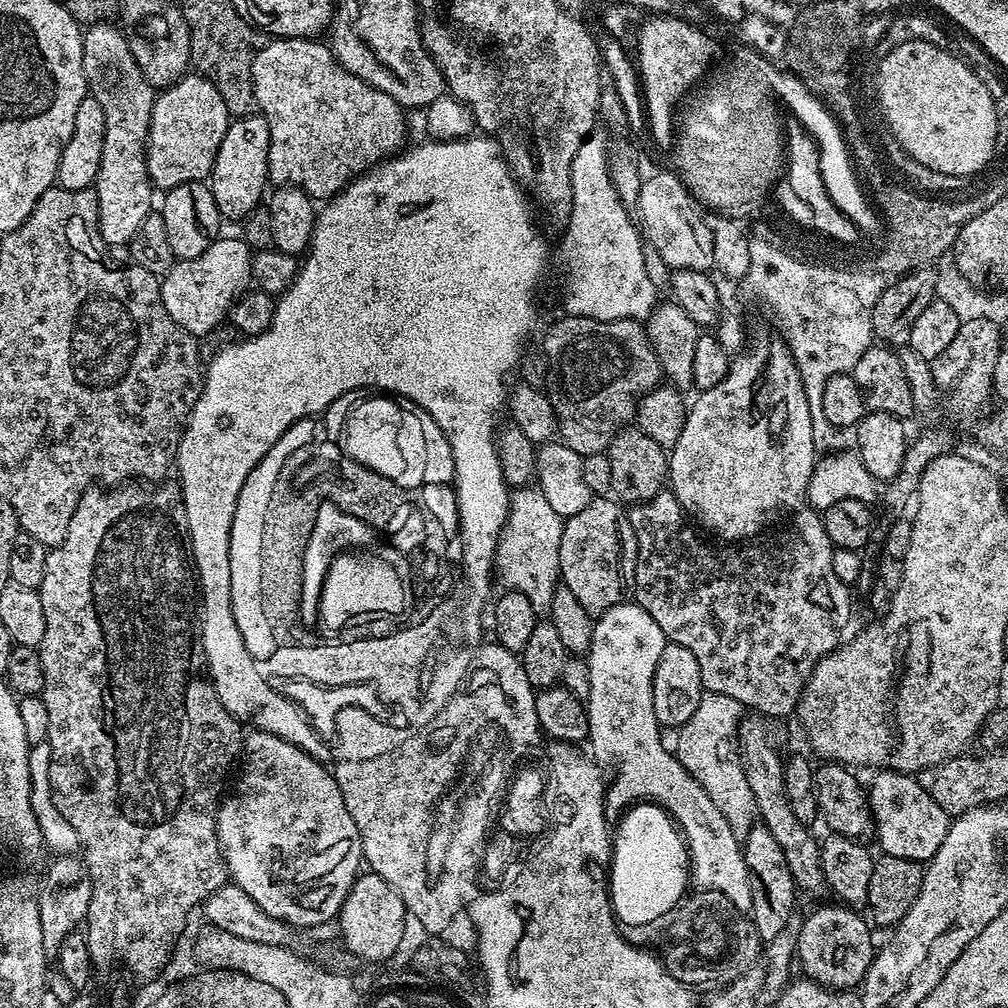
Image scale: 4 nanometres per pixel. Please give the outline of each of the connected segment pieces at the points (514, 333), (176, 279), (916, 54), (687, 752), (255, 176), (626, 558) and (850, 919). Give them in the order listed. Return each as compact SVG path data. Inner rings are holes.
M472 134L467 139L460 140L429 138L422 141L421 144L405 147L399 154L376 165L367 174L357 176L352 183L347 184L340 193L319 209L316 217L316 228L312 231L312 242L303 257L305 260L302 260L299 265L292 283L280 293L275 301L271 326L265 332L258 333L257 336L241 339L241 344L232 344L229 348L222 349L209 364L207 361L204 372L204 387L201 388L198 402L188 416L188 424L184 428L174 461L175 471L180 471L178 487L180 496L184 499L188 538L192 546L192 558L196 562L198 592L202 597L202 607L198 612L198 639L204 647L206 668L210 673L212 684L216 687L216 693L222 706L237 718L256 712L255 727L259 731L269 732L294 746L298 746L303 752L313 756L315 760L324 762L327 761L328 754L330 756L330 748L324 745L327 744L325 737L316 733L316 729L310 723L307 715L297 705L269 683L261 665L247 652L247 648L243 644L242 634L239 633L238 624L235 621L230 590L230 528L239 491L242 490L246 476L254 470L254 466L257 466L258 462L261 462L263 456L278 442L278 438L286 429L294 426L299 420L308 417L316 418L324 414L340 395L345 395L348 391L369 389L379 390L381 393L391 394L393 397L403 398L405 401L413 400L417 407L424 410L441 427L442 434L446 436L450 450L453 452L454 487L456 486L454 511L459 516L458 539L462 549L462 563L464 562L463 579L470 583L491 585L491 580L494 580L496 547L500 541L504 524L508 521L508 501L510 499L510 489L507 482L504 481L502 466L496 453L496 434L502 420L500 411L502 413L505 411L506 401L509 399L508 375L511 374L512 367L519 362L520 355L524 352L524 339L531 334L532 327L536 324L536 287L539 286L540 279L544 276L544 267L548 264L548 244L540 237L540 232L536 229L535 222L532 221L532 211L534 211L533 205L524 189L516 183L512 176L511 168L504 161L504 153L500 151L500 145L487 135Z
M217 238L205 252L198 254L198 258L177 260L176 265L160 280L162 302L166 306L166 314L170 314L170 318L174 318L178 326L182 326L197 338L204 338L207 332L214 331L223 320L225 323L229 319L236 299L249 291L252 284L252 257L254 255L252 249L248 247L248 243L243 238L224 239Z
M906 42L879 61L882 68L879 85L884 88L884 108L896 116L900 140L906 141L916 151L916 156L924 159L924 164L946 166L946 174L951 176L975 177L991 162L992 155L997 155L998 118L995 104L975 71L950 53L938 46L930 46L930 42Z
M705 691L698 702L698 710L675 733L674 751L678 762L710 794L710 802L718 806L718 814L726 818L733 835L737 838L747 836L752 825L757 823L754 790L742 770L738 751L738 733L742 719L742 705L726 694Z
M259 114L241 116L229 123L226 138L222 138L222 146L218 146L218 154L210 177L214 202L218 206L221 217L228 219L229 216L230 219L240 222L247 218L255 208L261 207L265 199L264 187L269 187L270 184L268 178L269 142L268 123Z
M593 498L586 510L564 520L560 580L593 618L625 603L636 590L636 539L627 511L615 499Z
M839 903L828 904L825 908L816 908L812 913L808 912L804 917L804 924L801 927L801 934L797 936L797 948L795 955L798 957L798 964L804 967L803 975L813 980L815 984L829 990L852 990L863 985L864 975L872 964L874 947L872 948L872 932L869 921L860 917L859 911Z

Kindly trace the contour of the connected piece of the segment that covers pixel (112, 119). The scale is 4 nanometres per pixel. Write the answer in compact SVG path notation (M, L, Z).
M97 22L84 32L84 53L82 54L82 70L86 74L89 93L98 98L102 106L102 115L106 117L106 138L102 144L102 166L98 170L98 178L94 191L98 198L98 214L100 215L100 236L105 245L120 244L127 246L134 238L138 226L153 211L152 192L154 185L148 177L148 131L152 117L152 101L154 89L148 85L138 62L134 62L134 54L128 49L128 38L119 27L112 22Z

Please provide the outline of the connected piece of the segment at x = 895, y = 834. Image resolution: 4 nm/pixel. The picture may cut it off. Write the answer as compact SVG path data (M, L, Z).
M880 770L875 773L876 776L872 780L872 788L867 789L868 805L872 807L872 822L874 825L874 840L880 843L879 851L886 856L897 856L898 858L910 858L927 862L931 860L933 854L938 850L938 846L942 846L942 838L946 838L948 833L948 825L950 817L948 813L942 810L942 806L938 806L938 802L934 802L931 791L927 787L924 788L916 781L915 775L907 772L889 772Z

